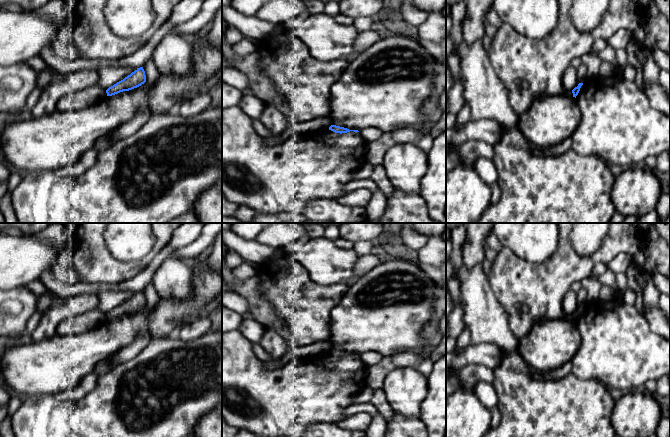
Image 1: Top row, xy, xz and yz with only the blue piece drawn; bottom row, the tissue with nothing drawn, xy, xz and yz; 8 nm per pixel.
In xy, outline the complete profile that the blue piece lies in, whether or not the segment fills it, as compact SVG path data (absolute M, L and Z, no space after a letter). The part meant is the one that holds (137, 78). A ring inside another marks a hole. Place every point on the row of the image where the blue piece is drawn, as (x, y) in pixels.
M143 67L137 68L123 80L117 82L106 90L107 96L112 96L123 91L137 88L146 82L146 75Z

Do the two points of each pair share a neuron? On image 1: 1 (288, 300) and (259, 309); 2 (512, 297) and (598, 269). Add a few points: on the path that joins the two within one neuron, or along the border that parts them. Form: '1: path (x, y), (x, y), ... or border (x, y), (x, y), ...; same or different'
1: border (258, 286), (273, 306), (280, 326); different
2: border (606, 263), (597, 263), (590, 275); different

